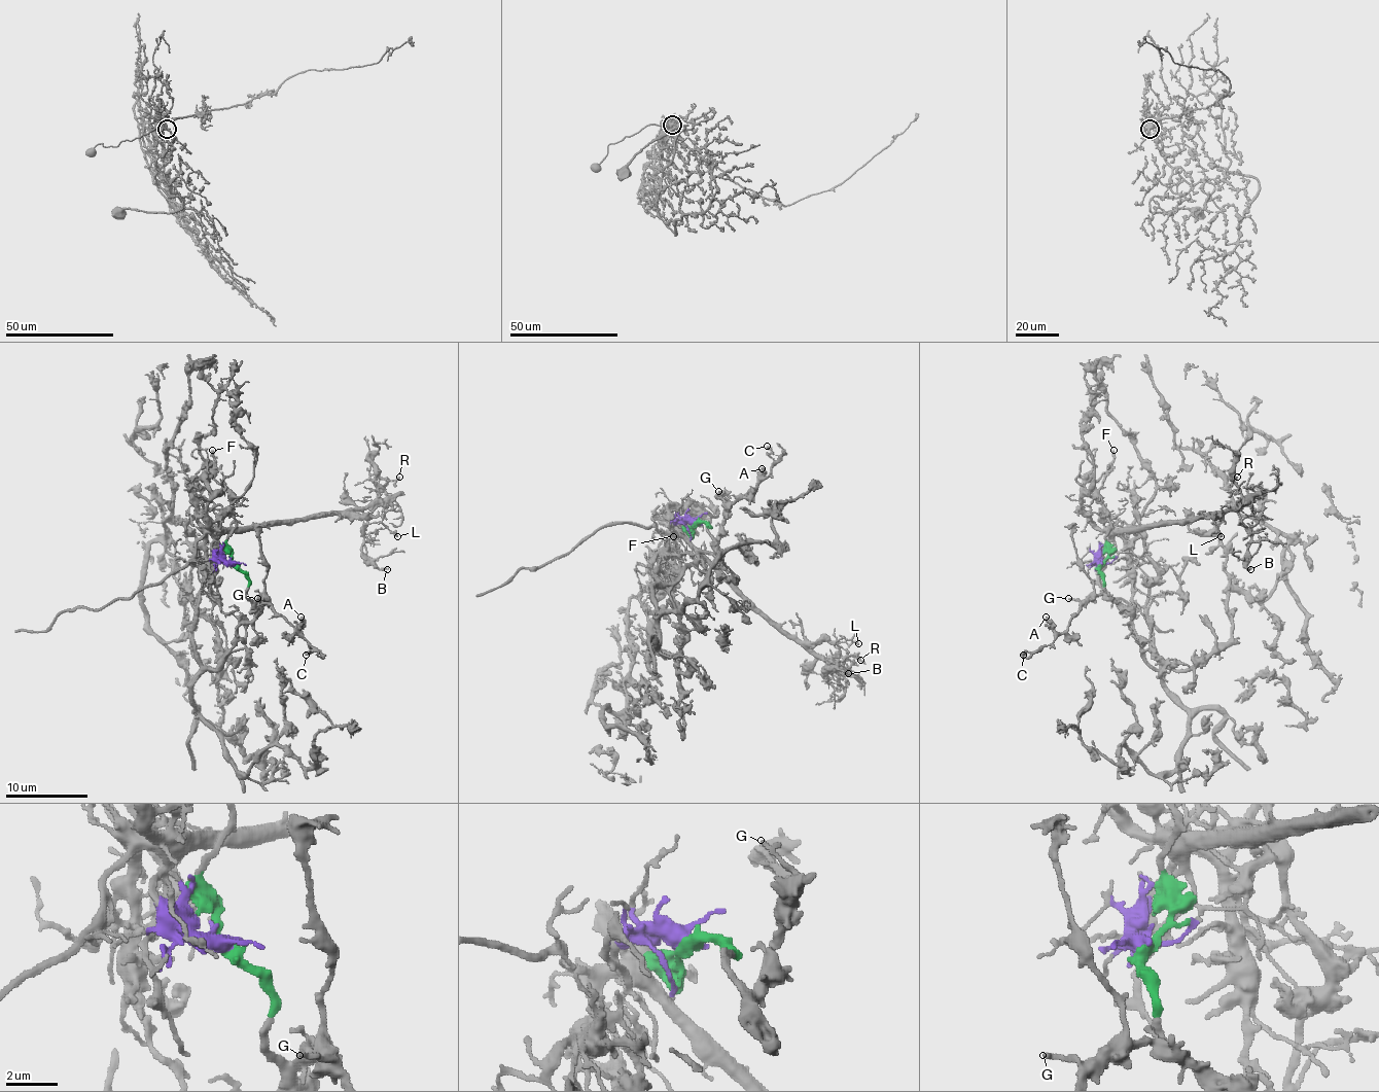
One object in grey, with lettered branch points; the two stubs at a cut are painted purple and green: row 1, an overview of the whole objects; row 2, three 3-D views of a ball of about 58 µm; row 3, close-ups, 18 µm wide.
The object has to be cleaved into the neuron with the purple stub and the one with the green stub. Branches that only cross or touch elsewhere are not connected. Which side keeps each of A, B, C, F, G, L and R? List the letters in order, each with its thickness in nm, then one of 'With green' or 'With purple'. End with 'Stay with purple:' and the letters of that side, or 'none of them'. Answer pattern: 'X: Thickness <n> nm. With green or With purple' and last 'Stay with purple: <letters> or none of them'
A: Thickness 340 nm. With green
B: Thickness 200 nm. With purple
C: Thickness 160 nm. With green
F: Thickness 240 nm. With green
G: Thickness 170 nm. With green
L: Thickness 190 nm. With purple
R: Thickness 100 nm. With purple
Stay with purple: B, L, R

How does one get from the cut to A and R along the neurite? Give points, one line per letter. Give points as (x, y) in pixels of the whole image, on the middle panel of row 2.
A: (695, 525), (707, 525), (707, 531), (715, 535), (723, 513), (756, 484), (763, 468)
R: (695, 525), (677, 523), (673, 529), (748, 601), (806, 645), (836, 664), (840, 656), (856, 656), (860, 660)

